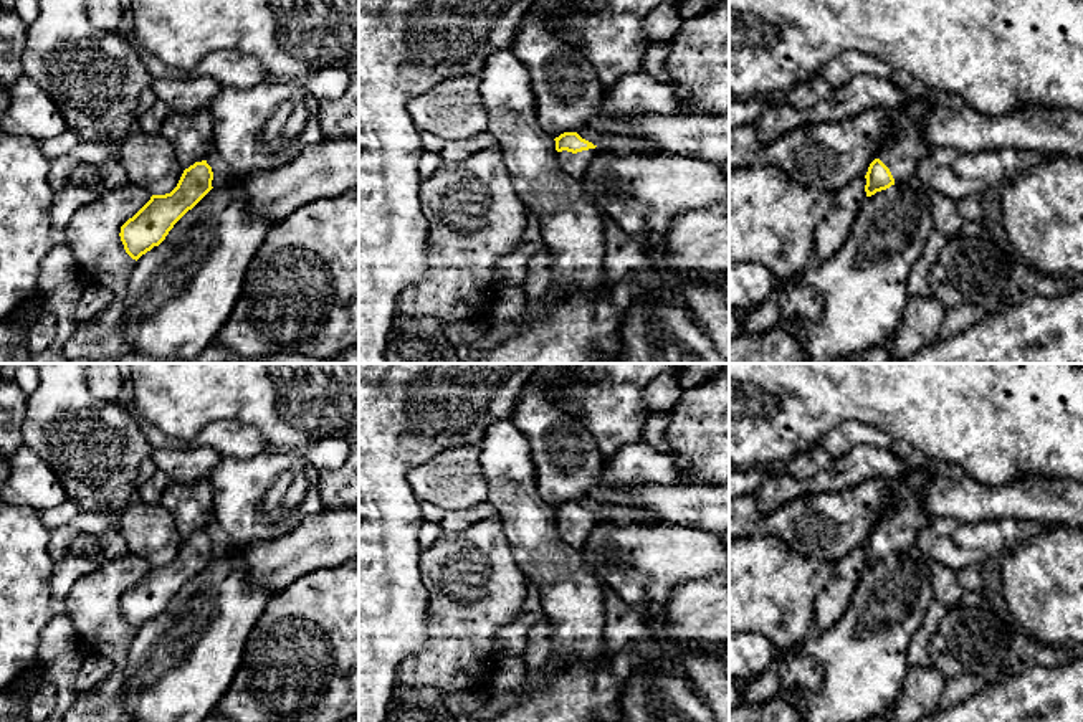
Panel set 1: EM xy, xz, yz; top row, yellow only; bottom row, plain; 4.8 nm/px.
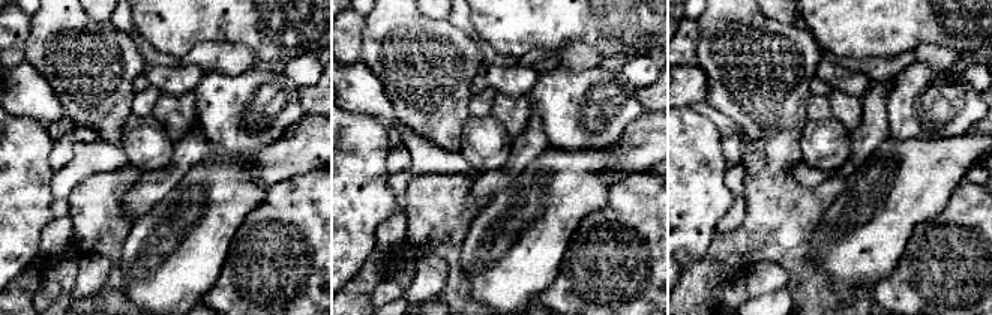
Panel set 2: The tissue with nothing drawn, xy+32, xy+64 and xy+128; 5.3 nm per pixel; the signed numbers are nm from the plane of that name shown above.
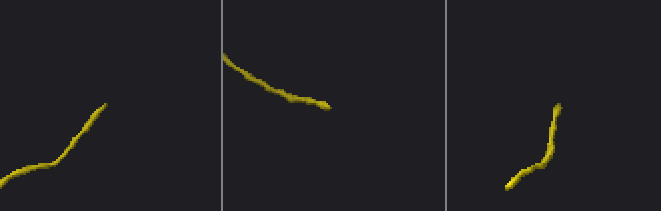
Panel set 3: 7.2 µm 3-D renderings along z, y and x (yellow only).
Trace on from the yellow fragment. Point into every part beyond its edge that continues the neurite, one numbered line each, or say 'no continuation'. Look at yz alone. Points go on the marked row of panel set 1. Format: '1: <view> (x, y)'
1: yz (905, 149)

